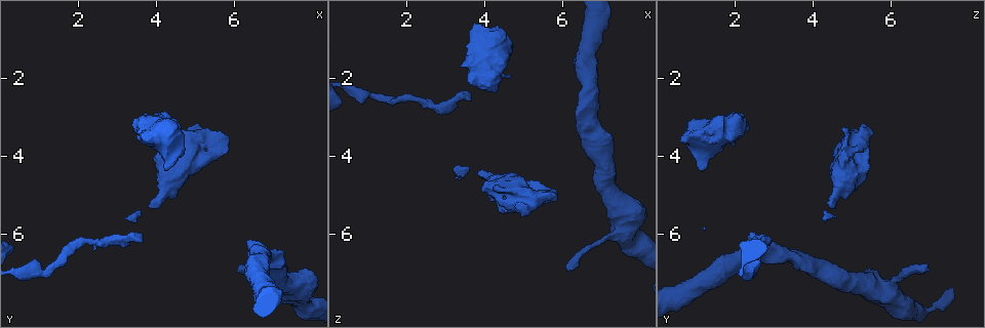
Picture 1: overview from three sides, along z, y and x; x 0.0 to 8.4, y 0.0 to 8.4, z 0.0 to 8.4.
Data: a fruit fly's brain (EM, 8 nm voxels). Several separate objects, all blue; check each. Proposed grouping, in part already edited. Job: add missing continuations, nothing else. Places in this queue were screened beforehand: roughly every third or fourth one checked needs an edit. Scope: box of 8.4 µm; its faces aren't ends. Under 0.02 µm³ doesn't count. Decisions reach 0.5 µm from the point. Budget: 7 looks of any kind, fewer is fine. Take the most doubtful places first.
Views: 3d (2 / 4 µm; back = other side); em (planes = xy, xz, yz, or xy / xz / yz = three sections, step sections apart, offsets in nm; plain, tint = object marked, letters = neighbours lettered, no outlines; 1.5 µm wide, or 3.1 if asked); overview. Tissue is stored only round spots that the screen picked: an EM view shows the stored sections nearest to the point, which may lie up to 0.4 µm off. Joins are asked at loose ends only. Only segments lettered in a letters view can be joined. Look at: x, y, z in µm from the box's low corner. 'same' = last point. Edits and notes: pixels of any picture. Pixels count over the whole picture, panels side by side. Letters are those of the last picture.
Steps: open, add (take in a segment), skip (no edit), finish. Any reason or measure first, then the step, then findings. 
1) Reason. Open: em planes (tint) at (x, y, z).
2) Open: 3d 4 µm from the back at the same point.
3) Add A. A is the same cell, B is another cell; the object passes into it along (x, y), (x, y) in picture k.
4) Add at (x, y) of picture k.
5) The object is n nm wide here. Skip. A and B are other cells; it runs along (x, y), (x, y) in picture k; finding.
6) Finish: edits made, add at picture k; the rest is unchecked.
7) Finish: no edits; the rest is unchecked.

Thin end. Open: 3d 2 µm at (6.20, 7.00, 6.95).

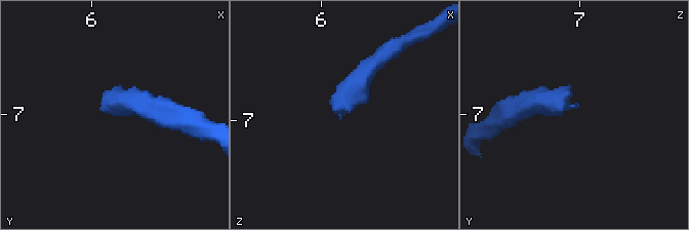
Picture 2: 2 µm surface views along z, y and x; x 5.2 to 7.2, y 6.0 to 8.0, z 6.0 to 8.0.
Open: em planes (letters) at (6.16, 6.92, 7.00).

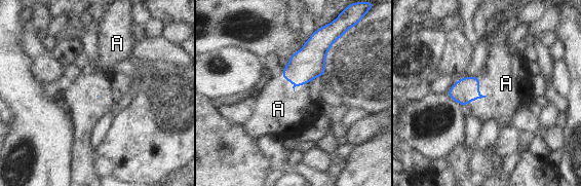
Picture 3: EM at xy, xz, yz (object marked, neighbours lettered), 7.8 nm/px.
Add A. A is the same cell; the object passes into it along (466, 89), (481, 95), (506, 83) in picture 3; it goes on there.

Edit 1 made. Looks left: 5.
Free end. Open: 3d 4 µm at (3.40, 3.15, 1.65).

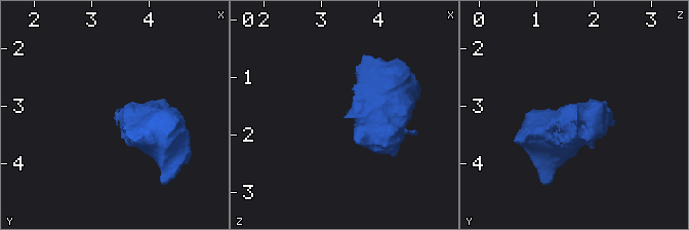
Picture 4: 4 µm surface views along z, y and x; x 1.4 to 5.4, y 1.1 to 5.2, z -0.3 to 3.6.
Open: em planes (letters) at (3.40, 3.20, 1.70).

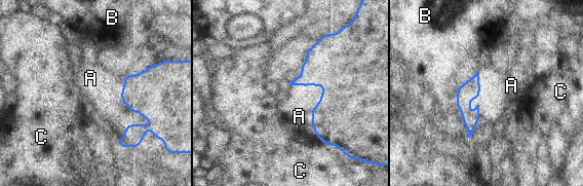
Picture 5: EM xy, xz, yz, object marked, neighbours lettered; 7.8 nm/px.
Add A. A is the same cell, B and C are other cells; the object passes into it along (344, 117), (312, 119), (299, 116) in picture 5; it goes on there.

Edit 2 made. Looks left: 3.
An open end. Open: em planes (letters) at (4.65, 3.95, 5.50).

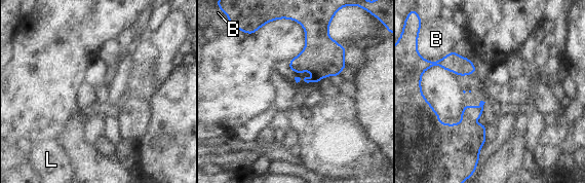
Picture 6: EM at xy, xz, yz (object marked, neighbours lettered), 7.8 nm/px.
Skip. B and L are other cells; a border runs along (453, 49), (438, 60), (429, 61) in picture 6; none of them fits.

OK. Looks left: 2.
Finish: edits made, add at picture 3, add at picture 5; the rest is unchecked.

